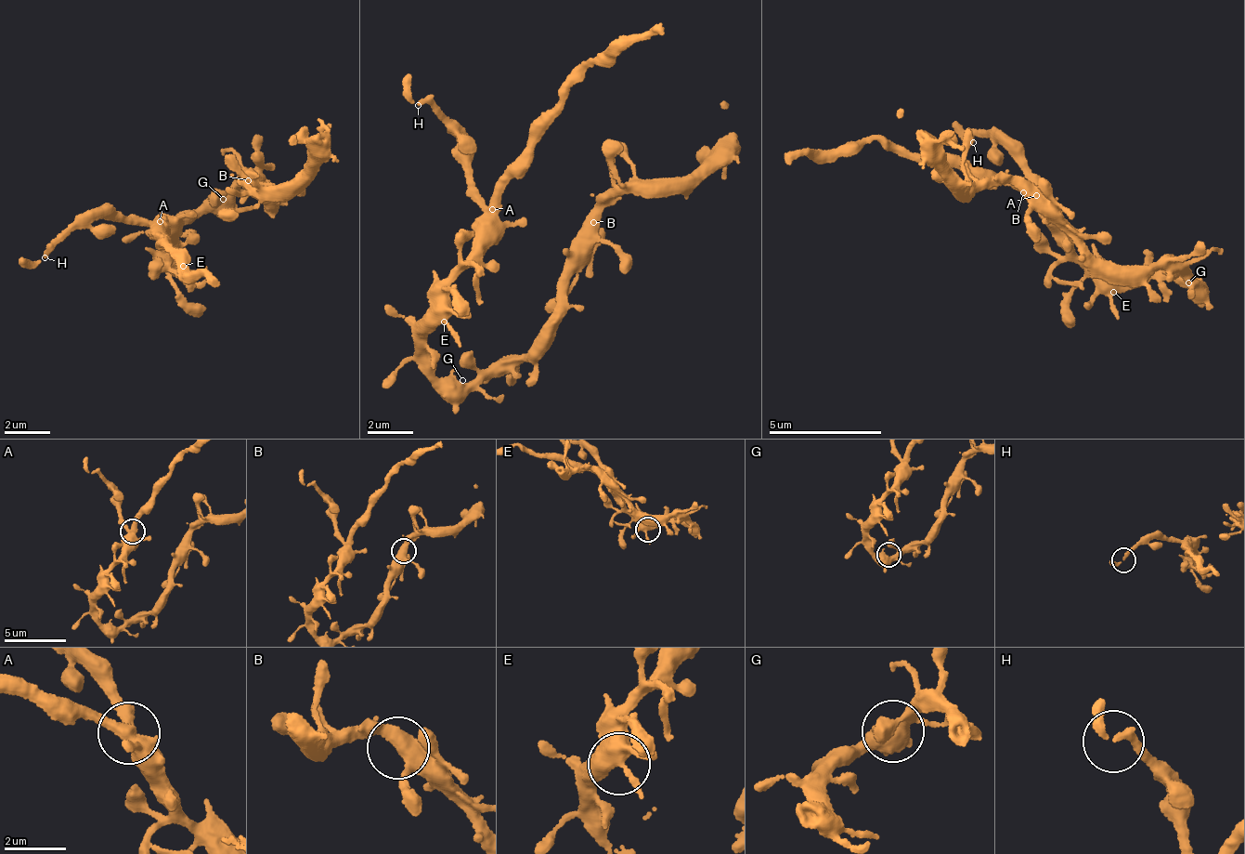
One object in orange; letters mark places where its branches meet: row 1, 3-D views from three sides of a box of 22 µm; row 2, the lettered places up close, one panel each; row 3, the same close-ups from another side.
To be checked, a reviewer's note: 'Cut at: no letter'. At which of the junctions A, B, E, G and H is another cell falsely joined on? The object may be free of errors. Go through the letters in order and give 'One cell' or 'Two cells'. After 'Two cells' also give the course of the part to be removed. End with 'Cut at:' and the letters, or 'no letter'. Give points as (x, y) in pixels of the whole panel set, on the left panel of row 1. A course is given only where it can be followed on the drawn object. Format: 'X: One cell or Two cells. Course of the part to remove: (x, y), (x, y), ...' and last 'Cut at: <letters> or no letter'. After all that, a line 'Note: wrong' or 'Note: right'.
A: Two cells. Course of the part to remove: (162, 222), (157, 251), (169, 246), (215, 286)
B: One cell
E: One cell
G: One cell
H: One cell
Cut at: A
Note: wrong

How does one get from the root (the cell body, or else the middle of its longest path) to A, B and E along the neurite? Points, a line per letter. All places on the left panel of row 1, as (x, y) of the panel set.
A: (198, 214), (193, 219), (186, 220), (181, 230), (156, 259), (170, 254), (170, 239), (159, 223), (162, 222)
B: (198, 214), (231, 189), (244, 185), (263, 190), (261, 191), (266, 194), (263, 203), (242, 182), (248, 180)
E: (198, 214), (193, 219), (186, 220), (172, 241), (183, 266)

